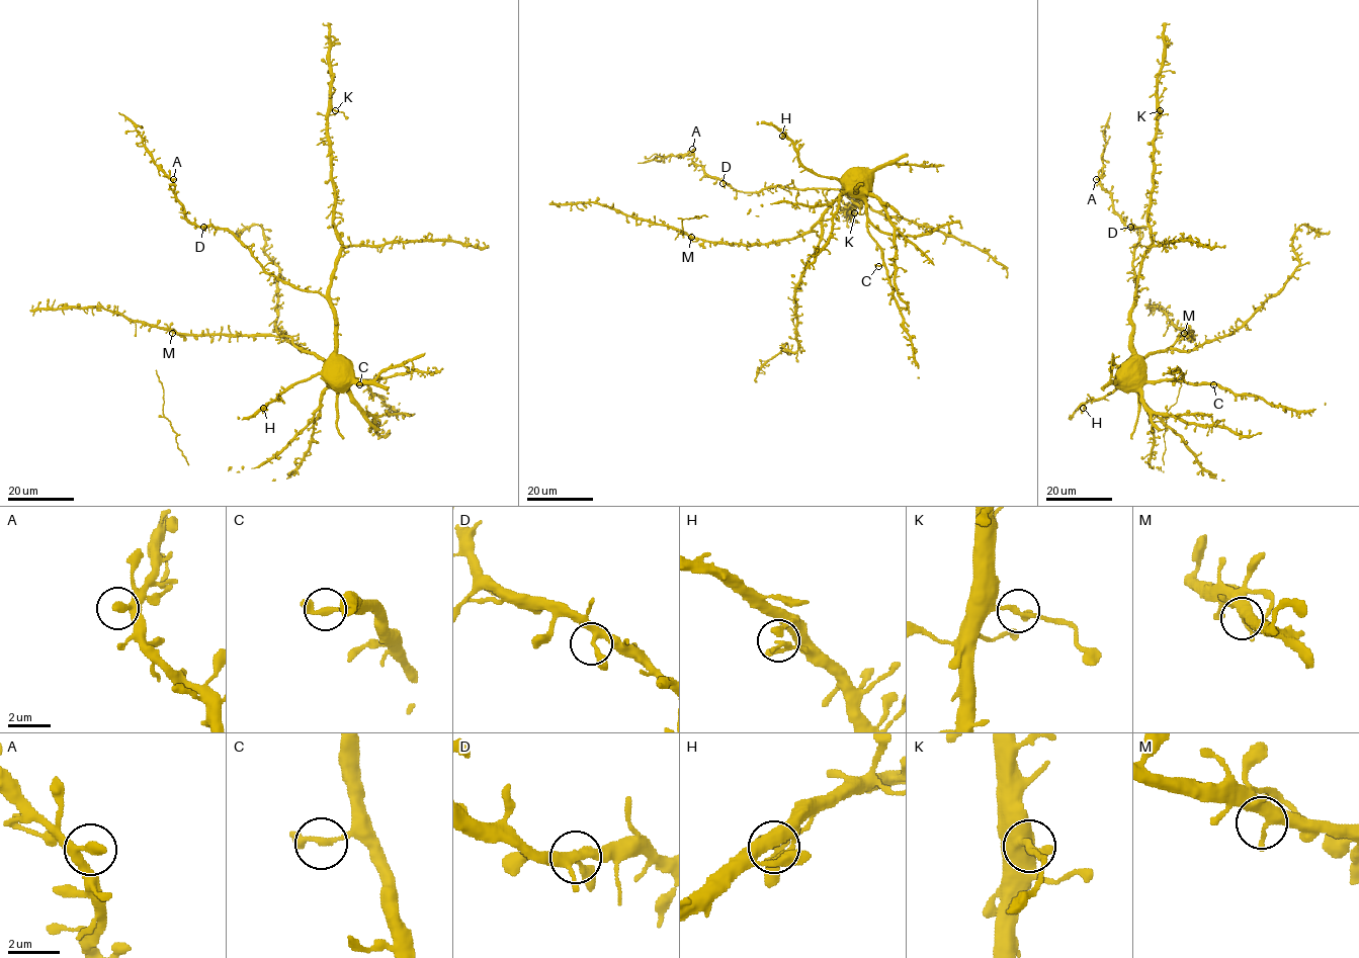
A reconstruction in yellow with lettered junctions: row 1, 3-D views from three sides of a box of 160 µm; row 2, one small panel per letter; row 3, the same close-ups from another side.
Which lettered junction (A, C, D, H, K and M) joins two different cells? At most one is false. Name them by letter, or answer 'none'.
K

